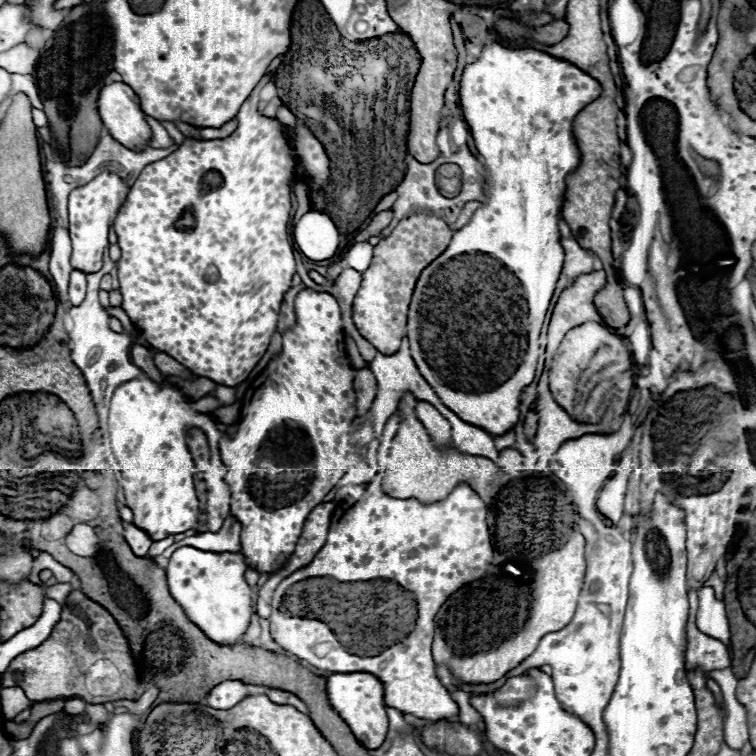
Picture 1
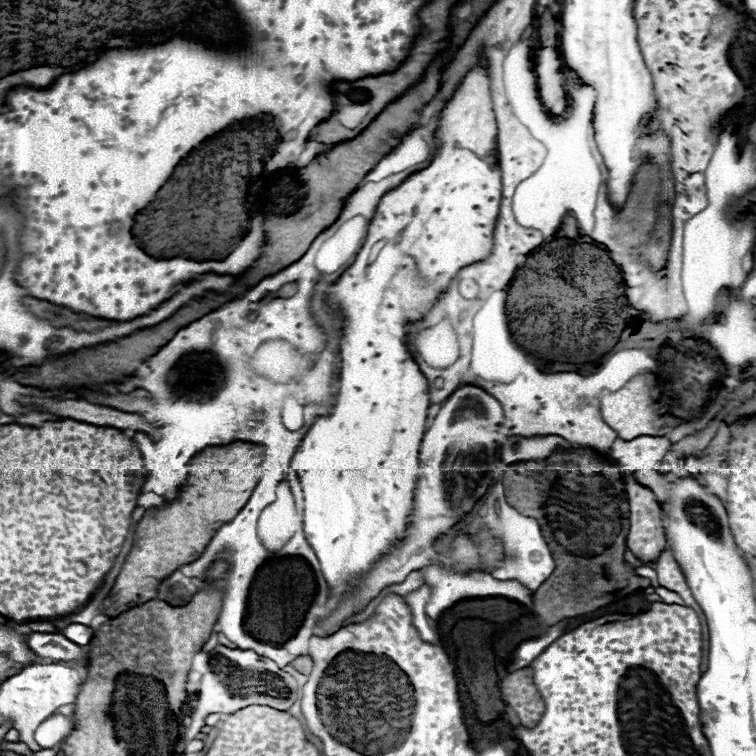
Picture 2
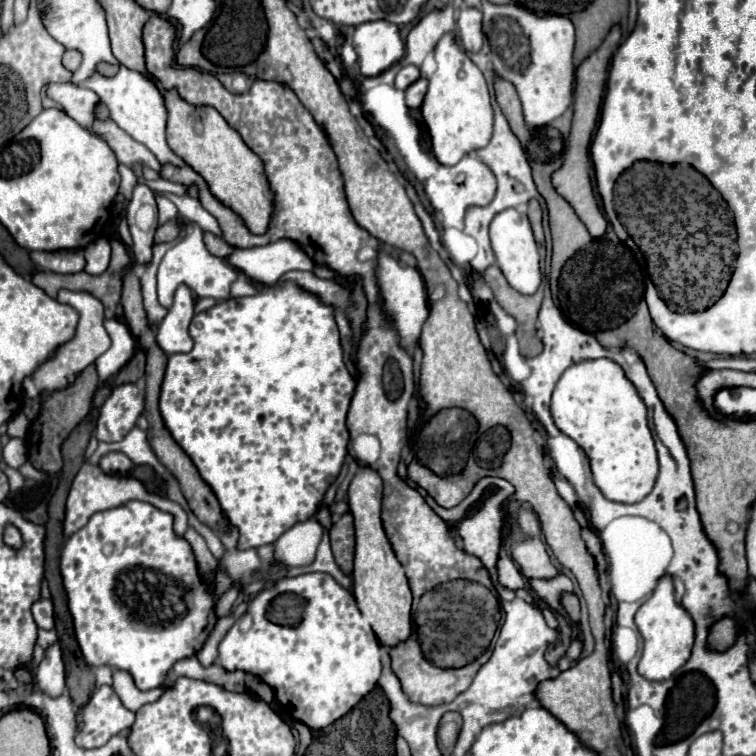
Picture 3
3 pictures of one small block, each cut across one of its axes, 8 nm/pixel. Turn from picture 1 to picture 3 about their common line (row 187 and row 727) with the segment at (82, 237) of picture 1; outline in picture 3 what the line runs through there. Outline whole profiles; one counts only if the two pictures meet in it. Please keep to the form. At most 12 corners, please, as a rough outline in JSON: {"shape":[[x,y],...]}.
{"shape":[[110,686],[94,690],[80,712],[76,742],[104,746],[130,728]]}

